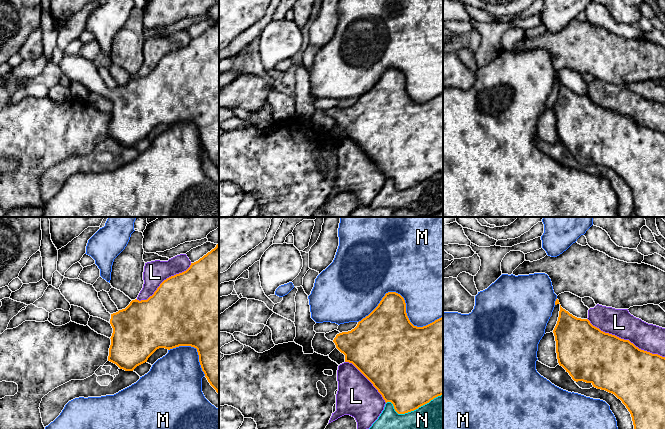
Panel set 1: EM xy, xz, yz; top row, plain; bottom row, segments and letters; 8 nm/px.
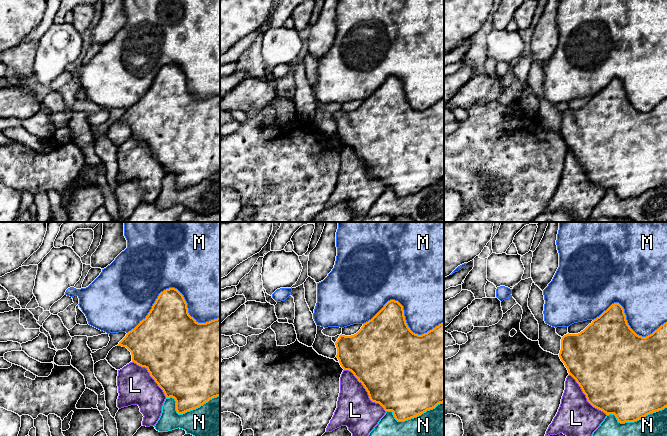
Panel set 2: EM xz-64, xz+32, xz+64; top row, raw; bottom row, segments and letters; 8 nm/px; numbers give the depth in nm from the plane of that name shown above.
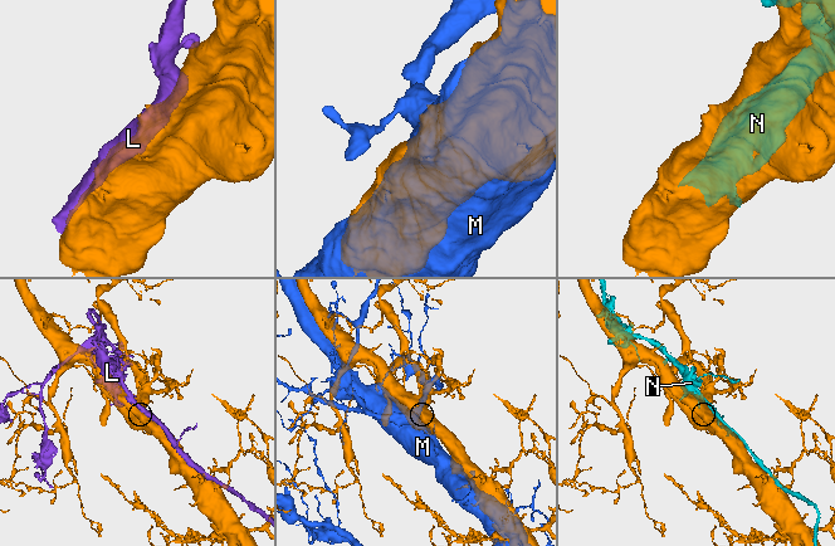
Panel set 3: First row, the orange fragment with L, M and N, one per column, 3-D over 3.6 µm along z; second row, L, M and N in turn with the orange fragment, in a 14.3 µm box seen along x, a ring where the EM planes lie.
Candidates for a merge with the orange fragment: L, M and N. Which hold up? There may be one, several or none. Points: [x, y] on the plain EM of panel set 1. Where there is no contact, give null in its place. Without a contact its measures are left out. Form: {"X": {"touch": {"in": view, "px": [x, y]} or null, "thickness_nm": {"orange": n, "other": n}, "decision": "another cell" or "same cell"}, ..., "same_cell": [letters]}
{"L": {"touch": {"in": "yz", "px": [625, 116]}, "thickness_nm": {"orange": 440, "other": 220}, "decision": "another cell"}, "M": {"touch": {"in": "xz", "px": [404, 77]}, "thickness_nm": {"orange": 360, "other": 480}, "decision": "another cell"}, "N": {"touch": {"in": "xz", "px": [412, 186]}, "thickness_nm": {"orange": 480, "other": 300}, "decision": "another cell"}, "same_cell": []}

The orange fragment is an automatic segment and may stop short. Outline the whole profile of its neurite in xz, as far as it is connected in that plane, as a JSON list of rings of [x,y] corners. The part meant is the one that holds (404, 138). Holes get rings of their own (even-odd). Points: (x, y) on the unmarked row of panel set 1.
[[[388,68],[382,74],[378,82],[365,94],[358,98],[357,102],[348,108],[340,109],[337,106],[326,109],[325,113],[335,119],[336,124],[345,131],[345,138],[352,139],[378,166],[385,178],[391,178],[398,190],[405,190],[418,185],[429,179],[434,174],[443,171],[443,93],[423,102],[414,102],[406,89],[406,79],[404,74],[396,68]]]

